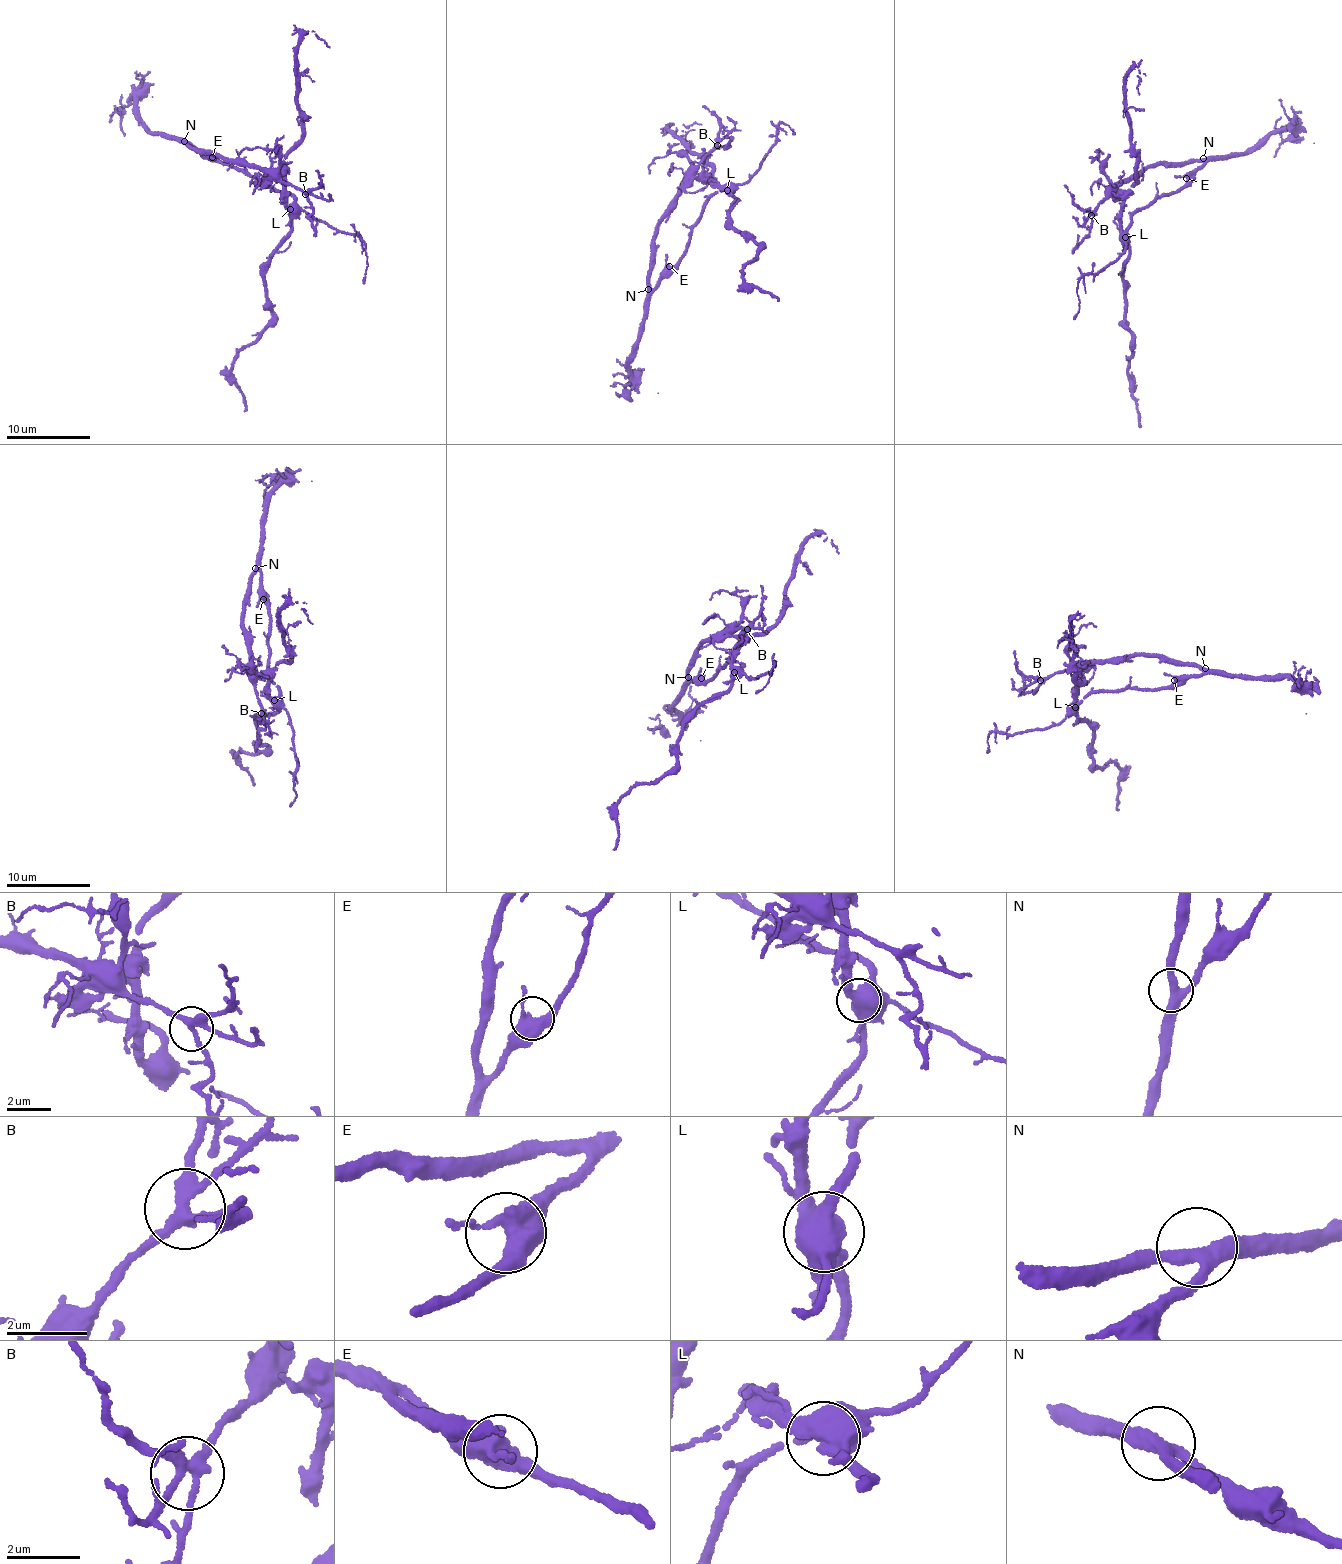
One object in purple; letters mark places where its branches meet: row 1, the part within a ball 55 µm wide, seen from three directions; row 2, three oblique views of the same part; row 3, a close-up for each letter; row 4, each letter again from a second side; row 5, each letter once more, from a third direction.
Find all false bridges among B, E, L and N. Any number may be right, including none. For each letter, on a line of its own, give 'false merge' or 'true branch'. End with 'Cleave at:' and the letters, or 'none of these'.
B: true branch
E: true branch
L: false merge
N: true branch
Cleave at: L

